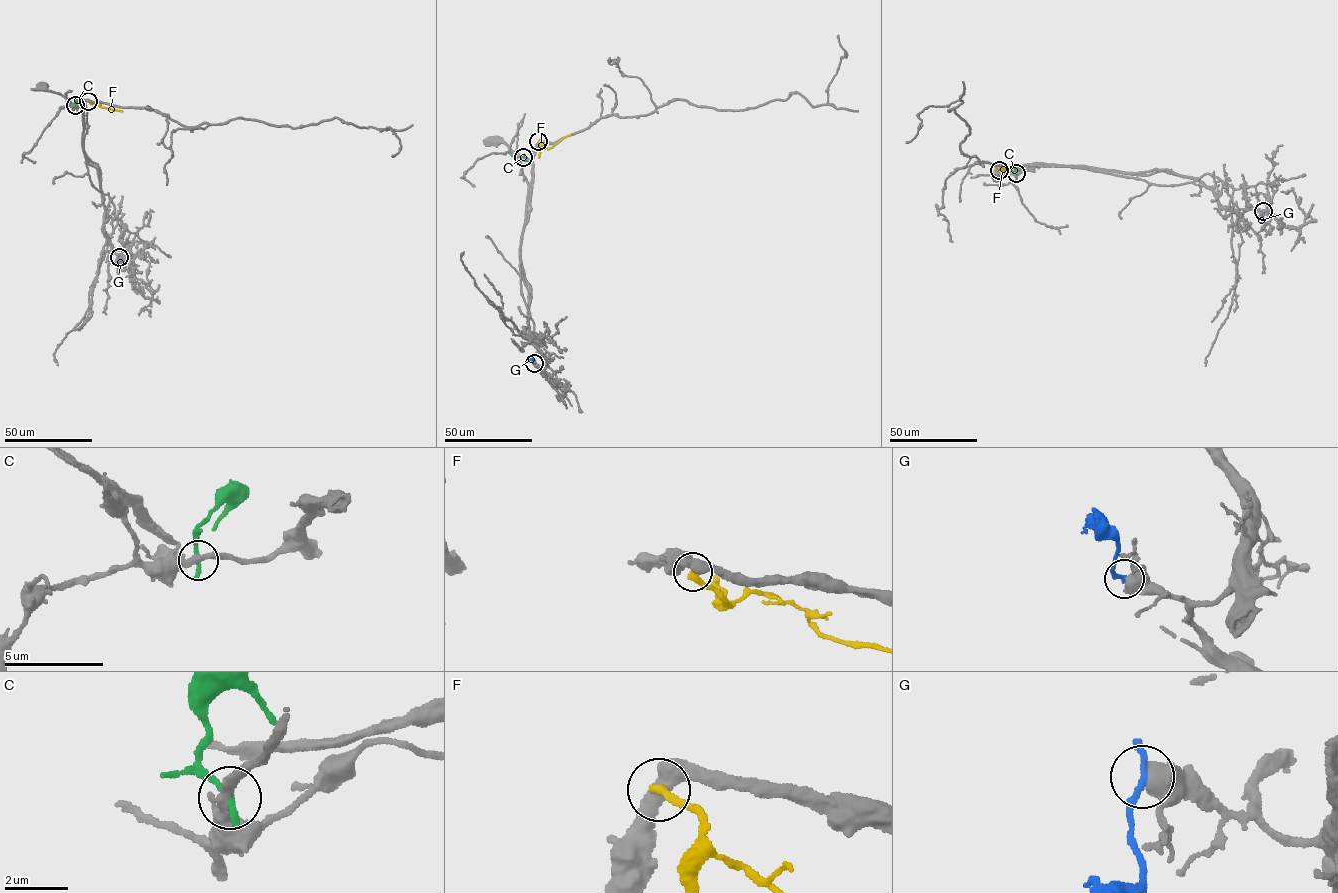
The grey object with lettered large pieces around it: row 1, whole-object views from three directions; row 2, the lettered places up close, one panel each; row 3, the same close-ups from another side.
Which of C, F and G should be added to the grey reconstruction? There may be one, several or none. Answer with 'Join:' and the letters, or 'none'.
Join: G

